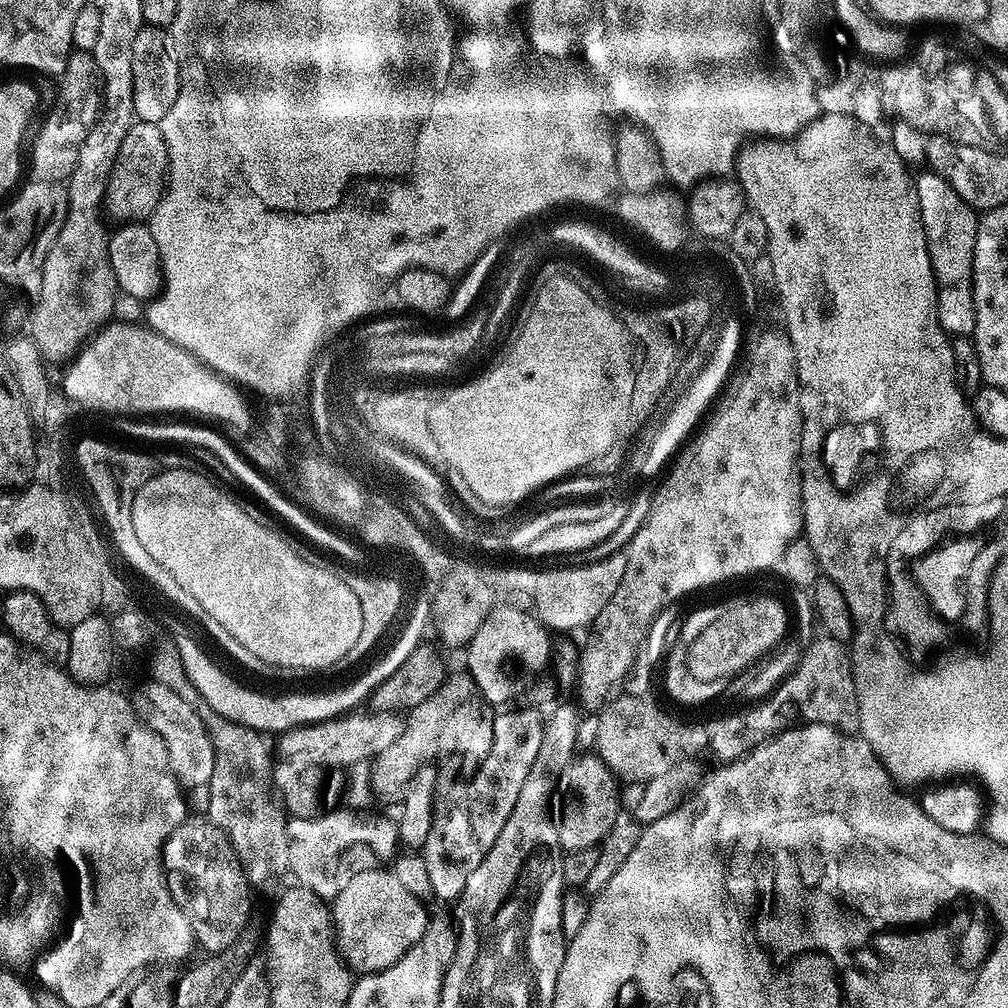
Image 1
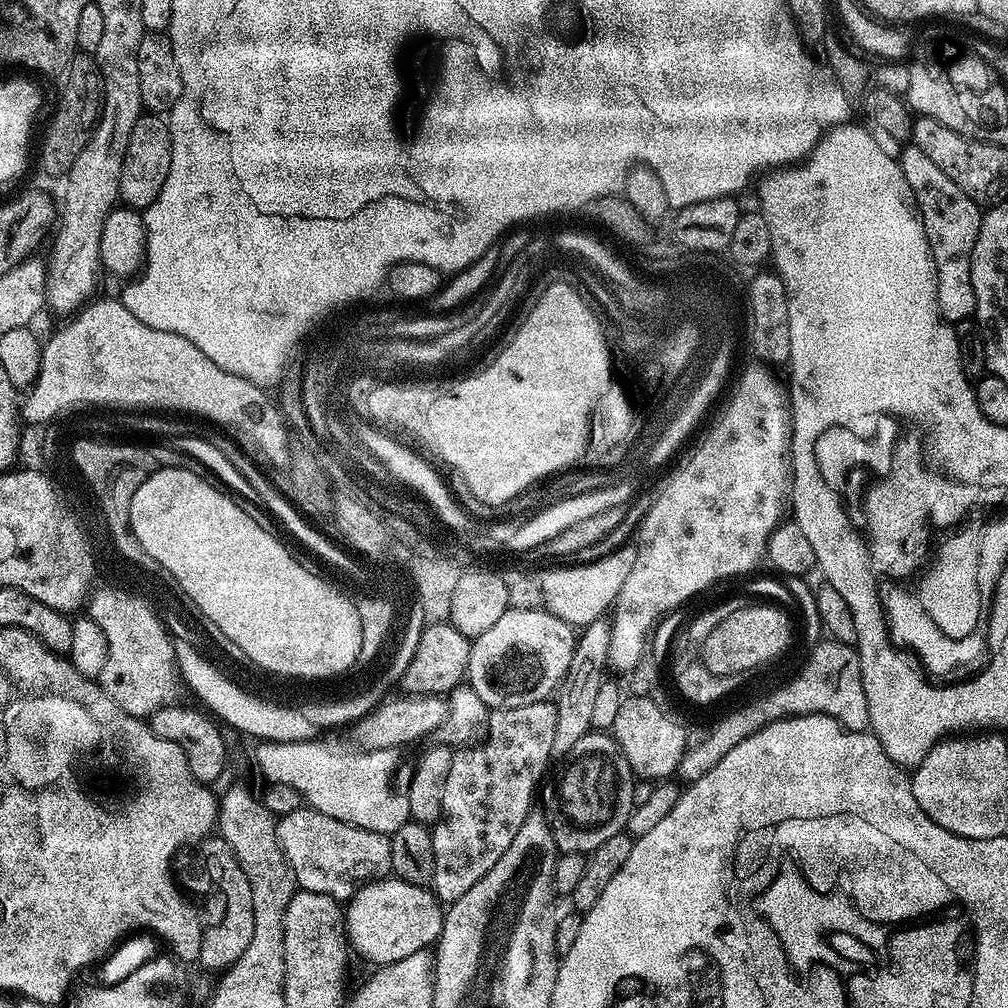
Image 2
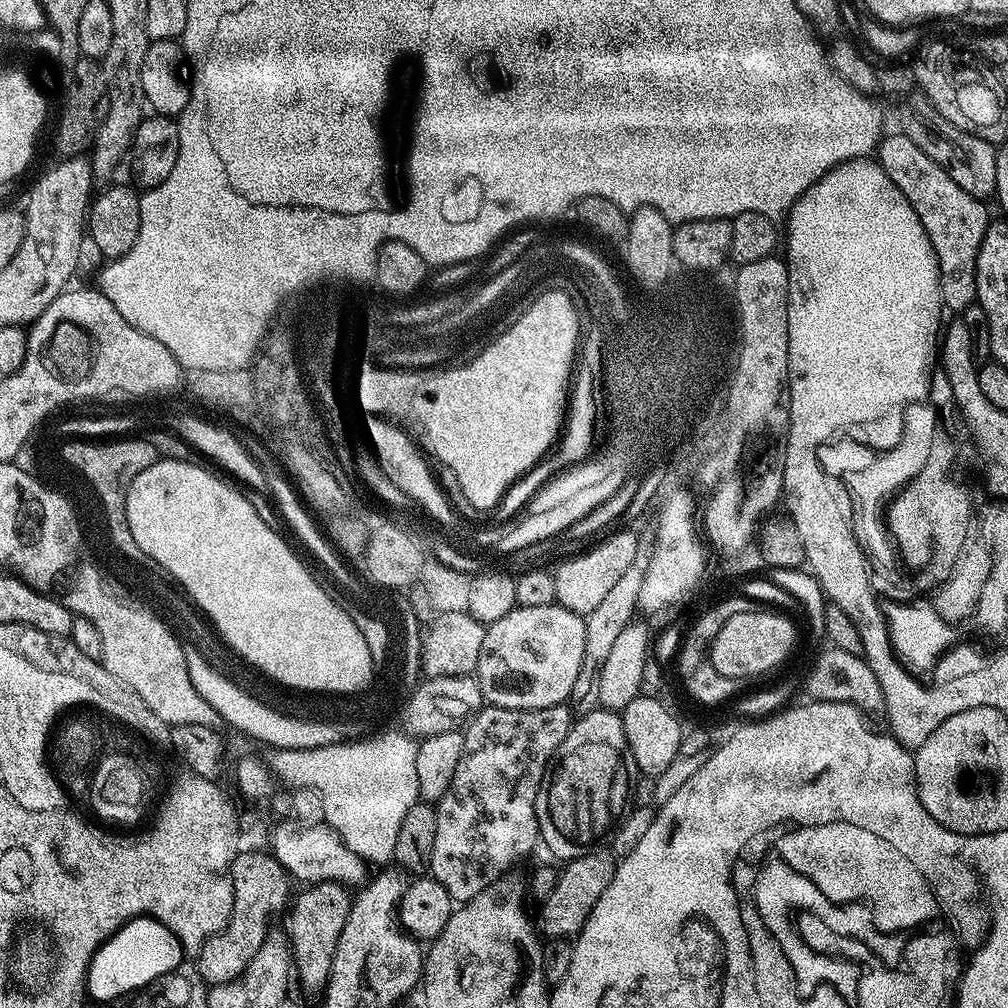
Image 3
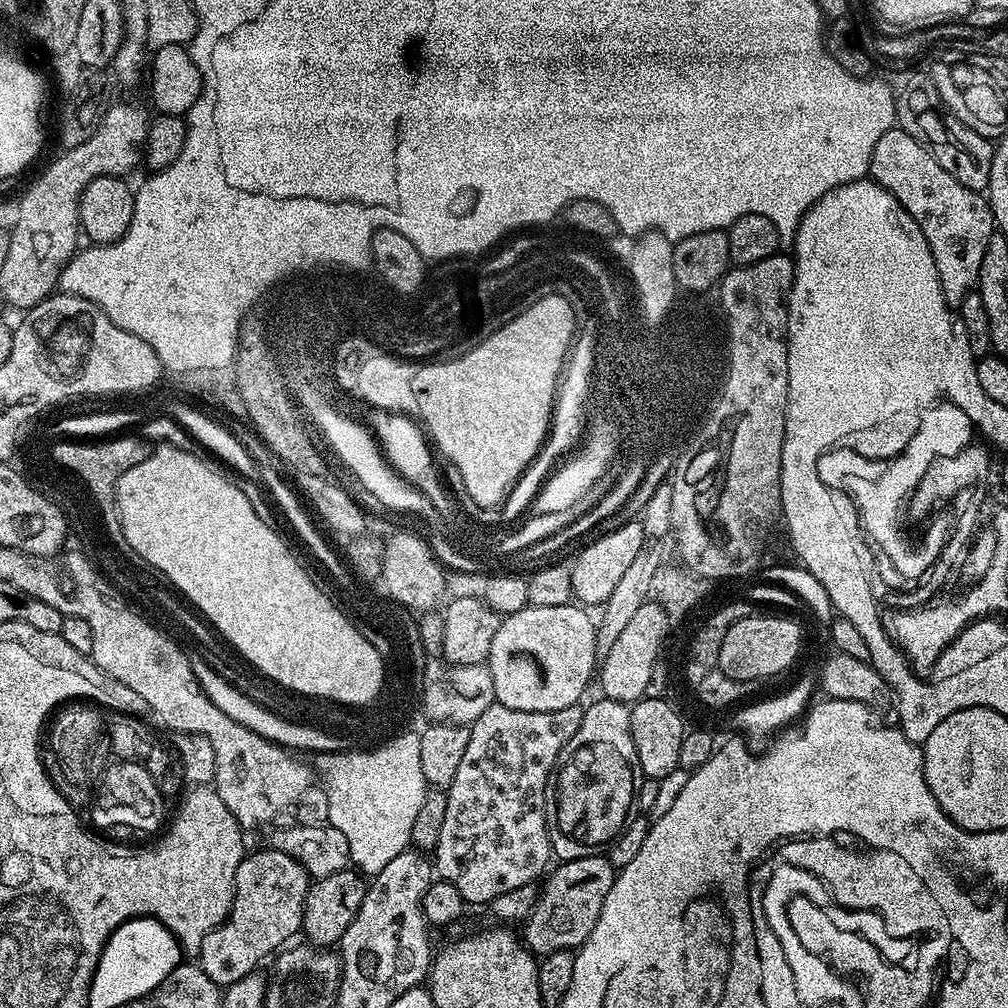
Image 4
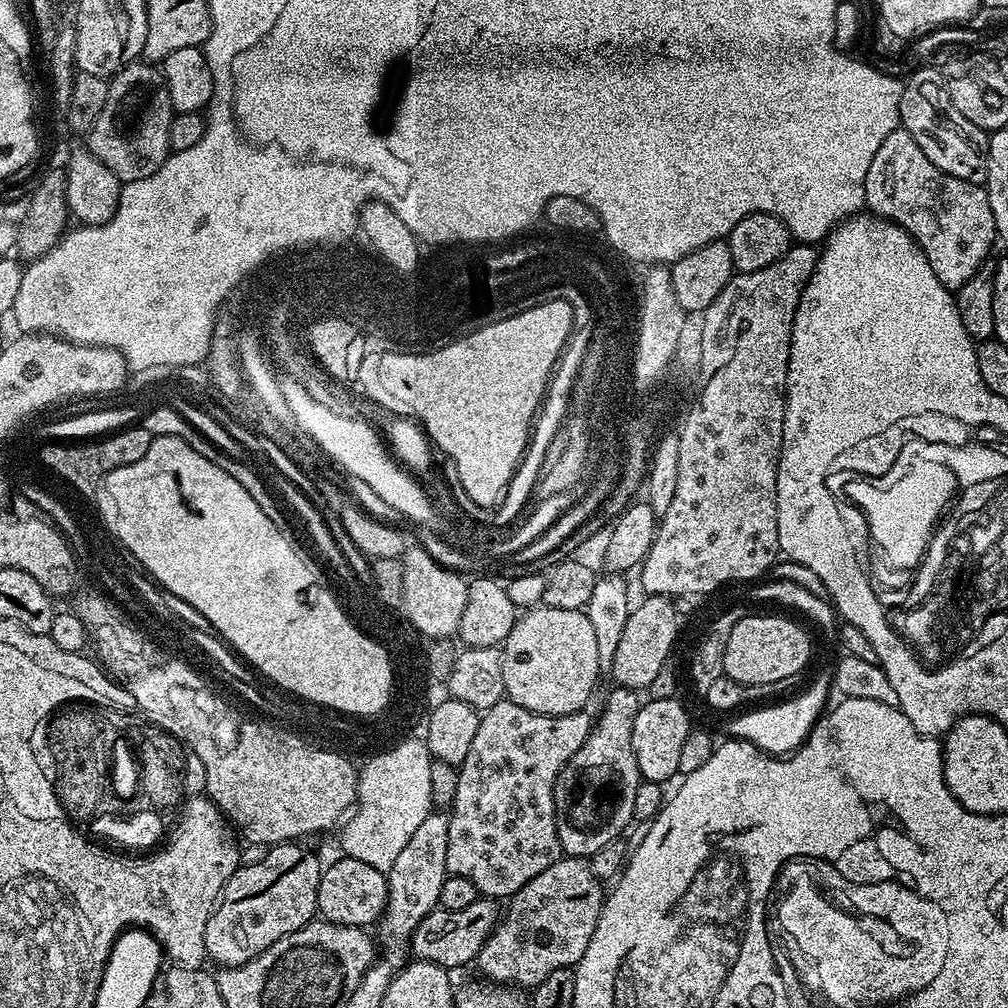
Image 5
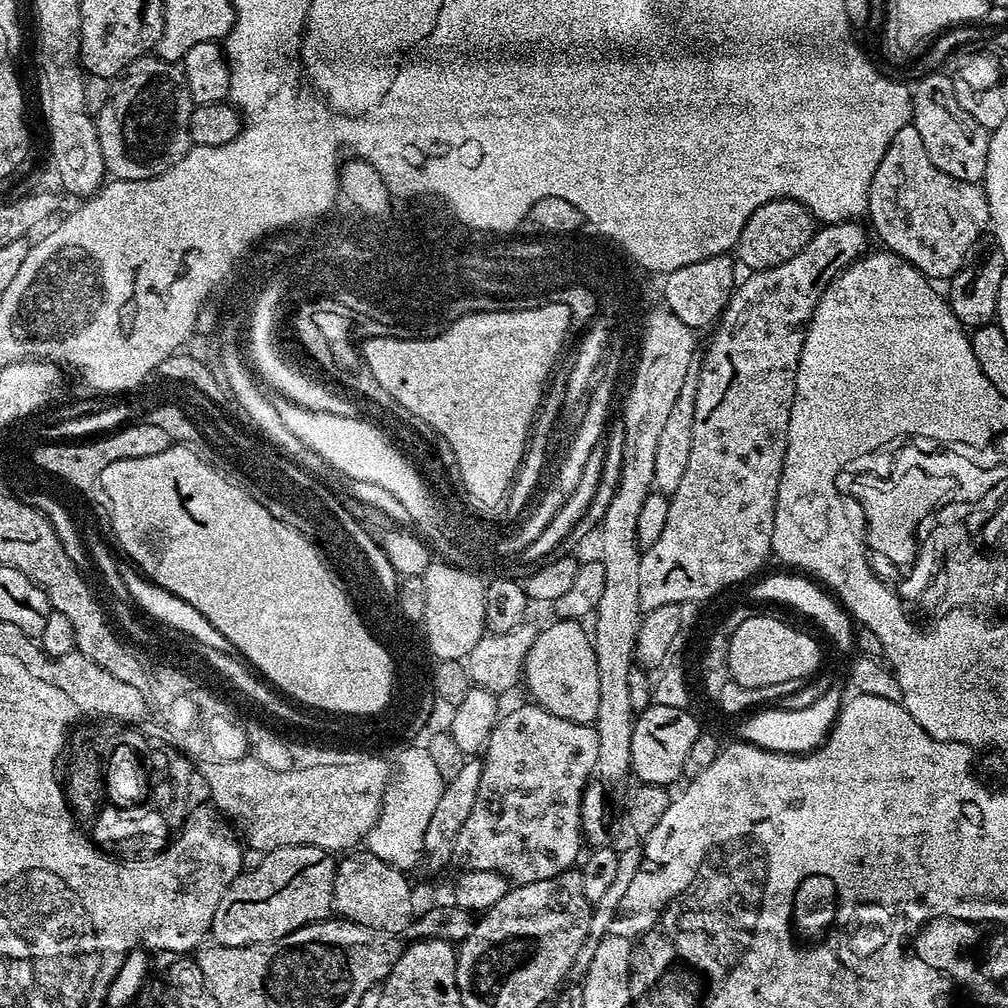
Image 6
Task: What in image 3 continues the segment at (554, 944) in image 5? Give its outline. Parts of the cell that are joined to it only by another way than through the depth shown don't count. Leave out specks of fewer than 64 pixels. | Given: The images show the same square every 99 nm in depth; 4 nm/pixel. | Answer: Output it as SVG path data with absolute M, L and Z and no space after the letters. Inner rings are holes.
M597 850L567 861L559 869L560 878L558 886L554 886L554 894L542 901L544 917L538 920L538 924L543 935L548 938L572 938L581 932L594 906L598 906L598 898L602 898L606 886L610 886L617 863L617 857L608 850Z

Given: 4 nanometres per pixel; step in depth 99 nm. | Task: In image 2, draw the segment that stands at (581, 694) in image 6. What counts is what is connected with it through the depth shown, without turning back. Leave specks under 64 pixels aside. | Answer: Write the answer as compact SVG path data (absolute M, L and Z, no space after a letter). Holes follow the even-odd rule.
M509 607L506 614L502 614L502 618L498 618L498 622L494 622L494 626L490 626L490 630L486 630L486 634L475 637L472 640L472 649L470 650L470 662L468 663L467 683L478 694L478 698L482 698L482 702L486 702L489 709L494 708L513 708L514 706L530 706L530 702L538 702L539 700L547 700L559 689L566 670L570 666L570 658L576 649L577 633L574 631L573 625L562 622L562 618L558 618L552 612L541 610L540 608L513 608Z

